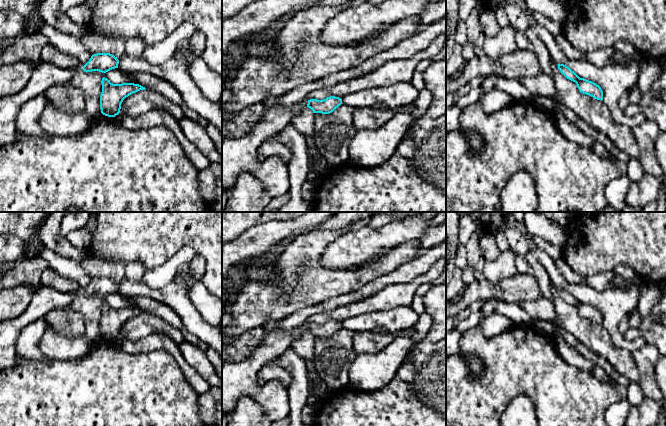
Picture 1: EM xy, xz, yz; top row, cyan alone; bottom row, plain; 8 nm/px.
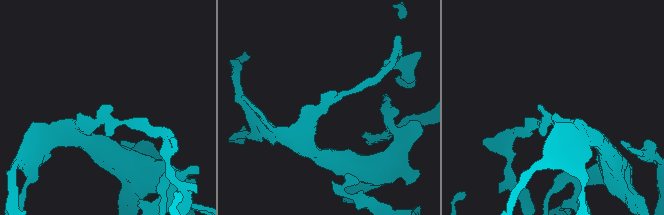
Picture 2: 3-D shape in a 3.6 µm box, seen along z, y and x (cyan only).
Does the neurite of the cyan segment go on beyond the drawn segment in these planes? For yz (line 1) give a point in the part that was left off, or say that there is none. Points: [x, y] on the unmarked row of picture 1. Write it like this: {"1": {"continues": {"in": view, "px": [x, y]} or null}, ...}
{"1": {"continues": null}}

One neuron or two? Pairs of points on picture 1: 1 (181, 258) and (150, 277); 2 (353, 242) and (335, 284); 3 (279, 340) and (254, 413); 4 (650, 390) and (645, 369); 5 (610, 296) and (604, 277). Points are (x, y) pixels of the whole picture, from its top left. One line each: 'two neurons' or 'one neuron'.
1: one neuron
2: two neurons
3: two neurons
4: one neuron
5: two neurons

